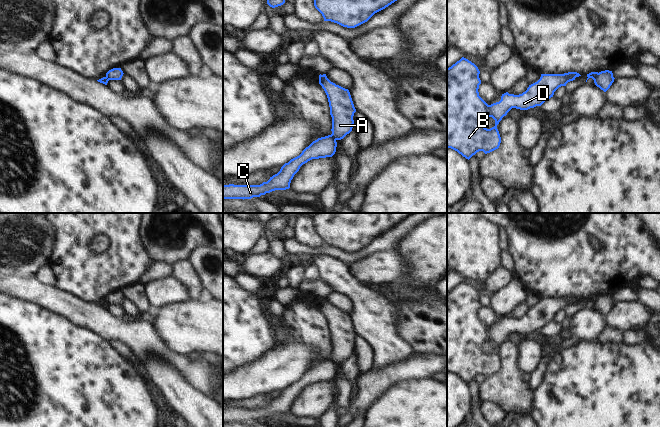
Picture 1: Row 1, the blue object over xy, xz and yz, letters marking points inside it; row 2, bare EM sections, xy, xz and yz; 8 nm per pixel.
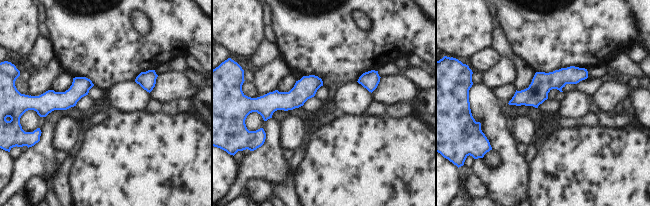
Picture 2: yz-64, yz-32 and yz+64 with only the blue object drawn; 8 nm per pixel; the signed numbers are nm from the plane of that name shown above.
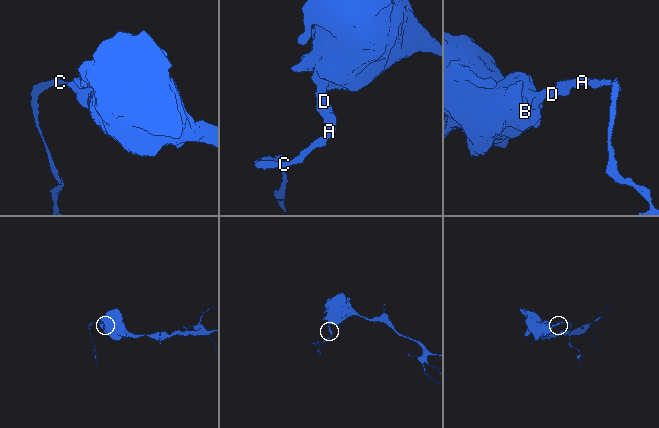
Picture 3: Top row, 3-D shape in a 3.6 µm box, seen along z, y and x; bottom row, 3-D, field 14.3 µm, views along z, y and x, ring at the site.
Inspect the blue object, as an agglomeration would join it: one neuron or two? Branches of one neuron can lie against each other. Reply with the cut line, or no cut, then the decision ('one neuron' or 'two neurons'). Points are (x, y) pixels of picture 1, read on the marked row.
cut in xz along (330, 135), (335, 140); two neurons

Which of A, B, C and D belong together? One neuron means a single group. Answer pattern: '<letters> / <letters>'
A B D / C

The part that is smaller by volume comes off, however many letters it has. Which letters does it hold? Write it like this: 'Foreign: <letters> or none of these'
Foreign: C

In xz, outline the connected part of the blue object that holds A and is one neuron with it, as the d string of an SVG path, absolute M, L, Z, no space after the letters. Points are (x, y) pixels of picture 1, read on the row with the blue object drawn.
M326 74L319 75L319 84L324 89L330 107L332 117L332 138L335 140L343 139L352 131L356 112L350 92L335 83L331 82Z

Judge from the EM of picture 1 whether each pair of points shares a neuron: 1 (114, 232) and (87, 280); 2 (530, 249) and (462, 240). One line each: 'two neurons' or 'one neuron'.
1: one neuron
2: two neurons

